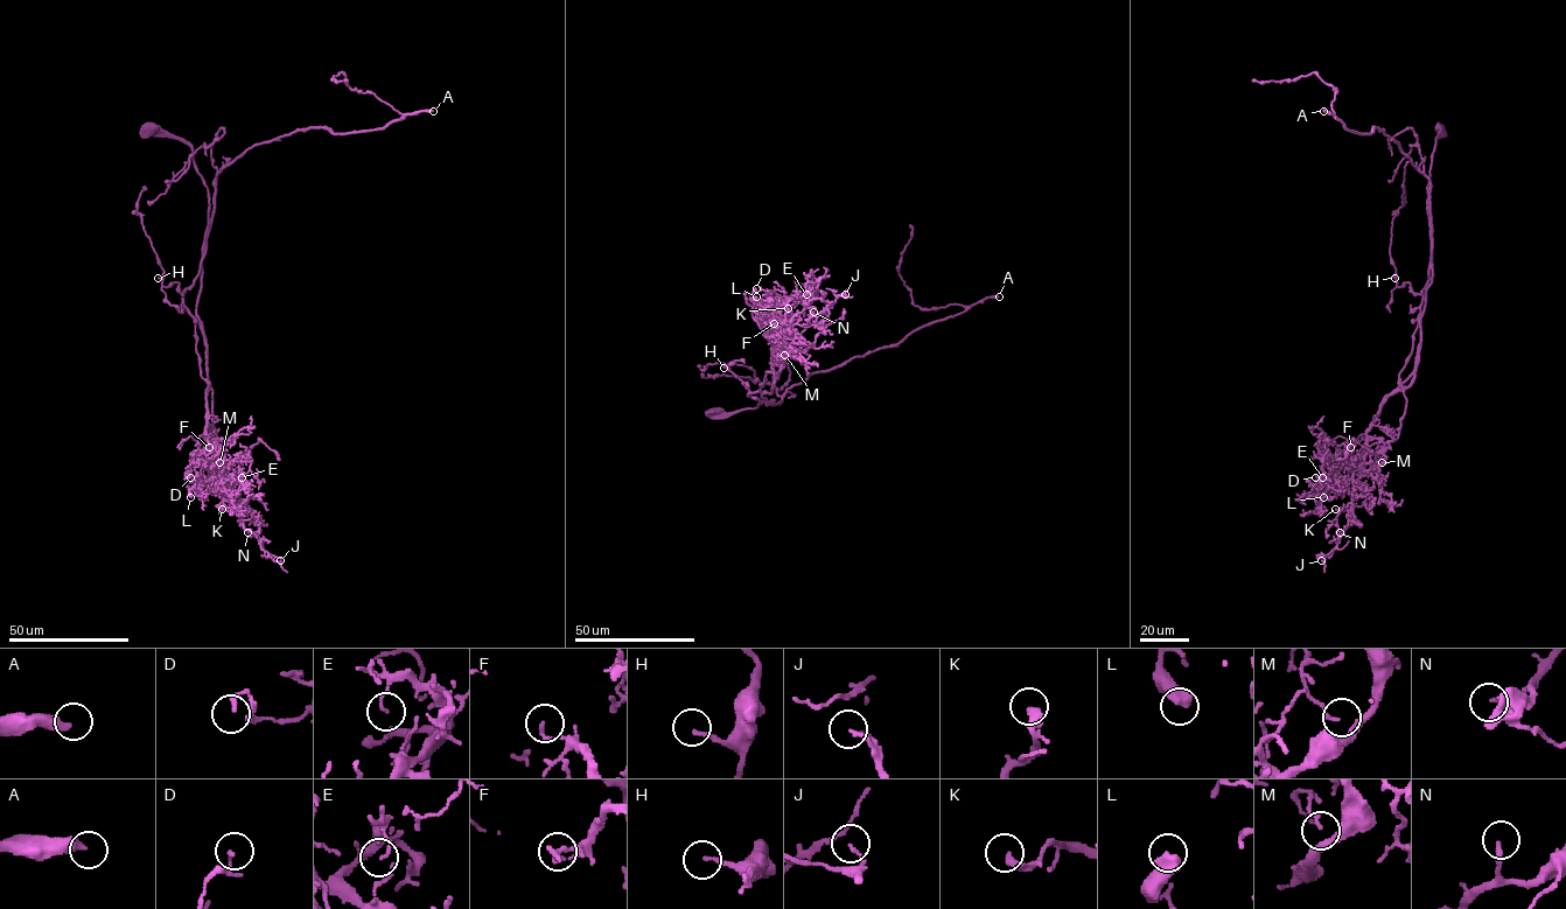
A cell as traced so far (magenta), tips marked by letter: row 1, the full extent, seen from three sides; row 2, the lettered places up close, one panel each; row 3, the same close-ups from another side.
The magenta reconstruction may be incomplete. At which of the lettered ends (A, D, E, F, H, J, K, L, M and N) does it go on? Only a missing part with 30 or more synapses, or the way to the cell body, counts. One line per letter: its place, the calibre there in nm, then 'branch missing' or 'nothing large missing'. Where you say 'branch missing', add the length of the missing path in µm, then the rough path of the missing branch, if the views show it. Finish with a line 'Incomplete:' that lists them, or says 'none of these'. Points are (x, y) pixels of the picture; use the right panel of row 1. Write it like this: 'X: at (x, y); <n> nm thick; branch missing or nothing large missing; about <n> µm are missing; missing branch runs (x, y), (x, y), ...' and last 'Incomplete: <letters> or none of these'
A: at (1323, 111); 420 nm thick; branch missing; about 350 µm are missing; missing branch runs (1323, 111), (1332, 99), (1391, 125), (1421, 165), (1403, 415), (1369, 440), (1374, 364)
D: at (1315, 477); 150 nm thick; nothing large missing
E: at (1322, 477); 110 nm thick; nothing large missing
F: at (1350, 447); 150 nm thick; nothing large missing
H: at (1395, 278); 160 nm thick; nothing large missing
J: at (1321, 560); 130 nm thick; nothing large missing
K: at (1335, 509); 360 nm thick; nothing large missing
L: at (1323, 497); 550 nm thick; nothing large missing
M: at (1382, 462); 130 nm thick; nothing large missing
N: at (1340, 532); 180 nm thick; nothing large missing
Incomplete: A

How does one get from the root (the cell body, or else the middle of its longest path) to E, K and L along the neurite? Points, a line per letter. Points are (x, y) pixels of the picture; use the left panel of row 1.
E: (148, 128), (166, 131), (190, 147), (208, 188), (196, 306), (208, 384), (202, 473), (218, 484), (242, 477)
K: (148, 128), (166, 131), (190, 147), (208, 191), (196, 306), (208, 384), (202, 473), (221, 495), (222, 509)
L: (148, 128), (166, 131), (190, 147), (208, 191), (196, 306), (207, 345), (207, 429), (202, 475), (190, 497)

